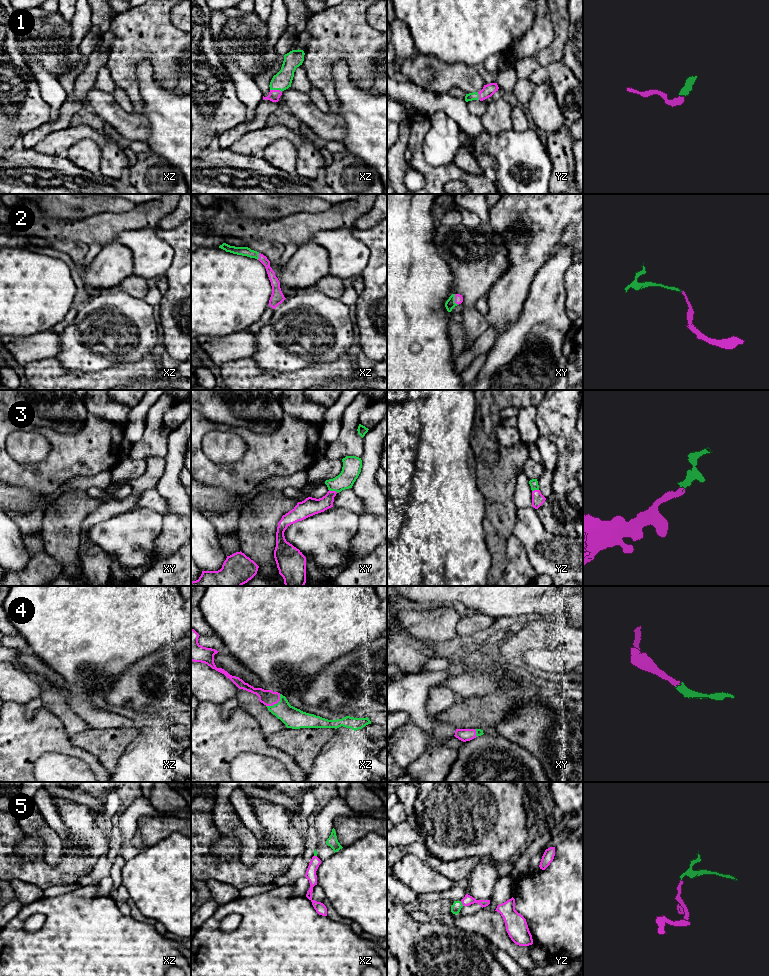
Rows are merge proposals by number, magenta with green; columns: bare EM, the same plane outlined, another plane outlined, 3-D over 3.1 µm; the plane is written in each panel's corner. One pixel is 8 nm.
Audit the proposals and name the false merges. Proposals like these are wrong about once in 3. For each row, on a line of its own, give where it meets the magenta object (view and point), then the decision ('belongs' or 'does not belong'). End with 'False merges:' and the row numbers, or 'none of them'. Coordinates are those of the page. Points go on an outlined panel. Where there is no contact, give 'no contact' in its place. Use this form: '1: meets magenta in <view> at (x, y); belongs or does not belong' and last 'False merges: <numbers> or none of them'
1: meets magenta in xz at (276, 90); belongs
2: meets magenta in xy at (455, 300); belongs
3: meets magenta in xy at (333, 491); belongs
4: meets magenta in xz at (275, 703); belongs
5: meets magenta in yz at (462, 903); belongs
False merges: none of them

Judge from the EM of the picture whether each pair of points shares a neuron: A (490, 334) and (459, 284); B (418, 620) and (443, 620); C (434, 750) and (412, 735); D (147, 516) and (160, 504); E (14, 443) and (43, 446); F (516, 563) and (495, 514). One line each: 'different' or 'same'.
A: different
B: same
C: different
D: different
E: same
F: different

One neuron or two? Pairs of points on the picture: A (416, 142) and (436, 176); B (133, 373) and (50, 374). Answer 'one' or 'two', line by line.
A: one
B: one

